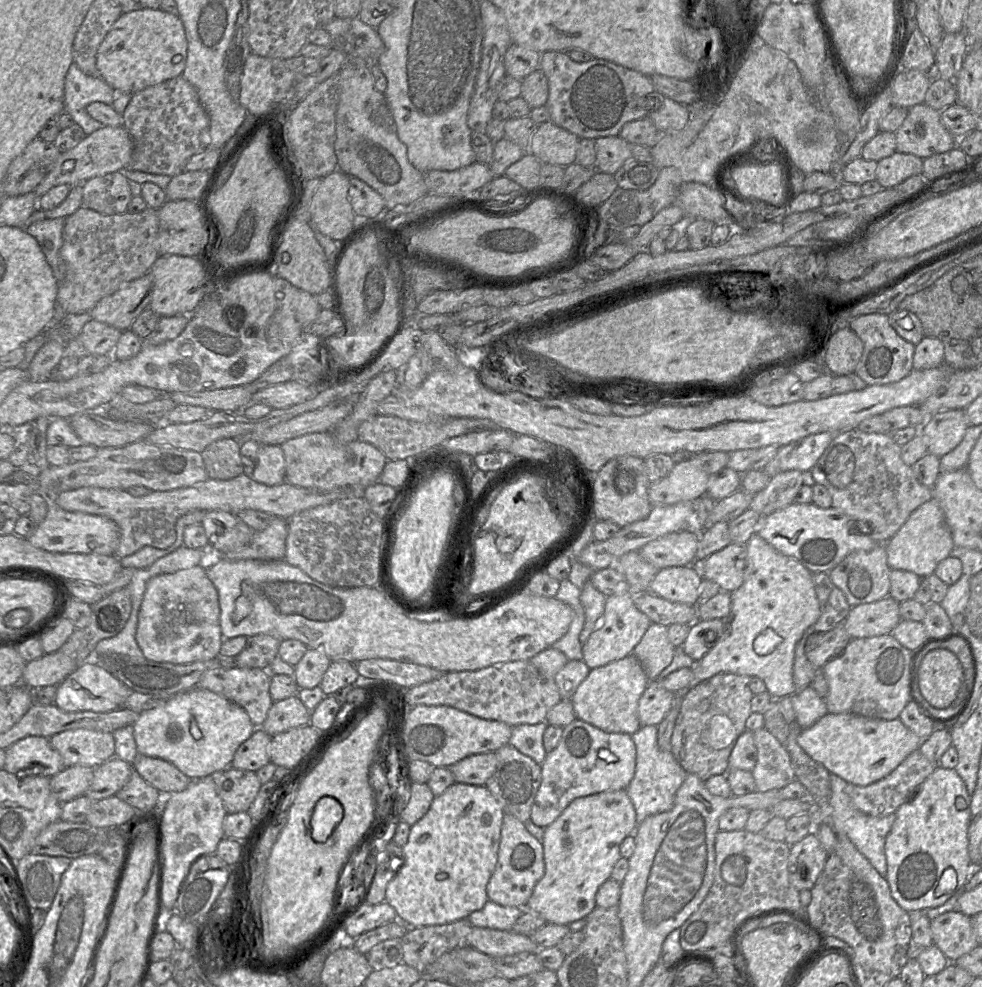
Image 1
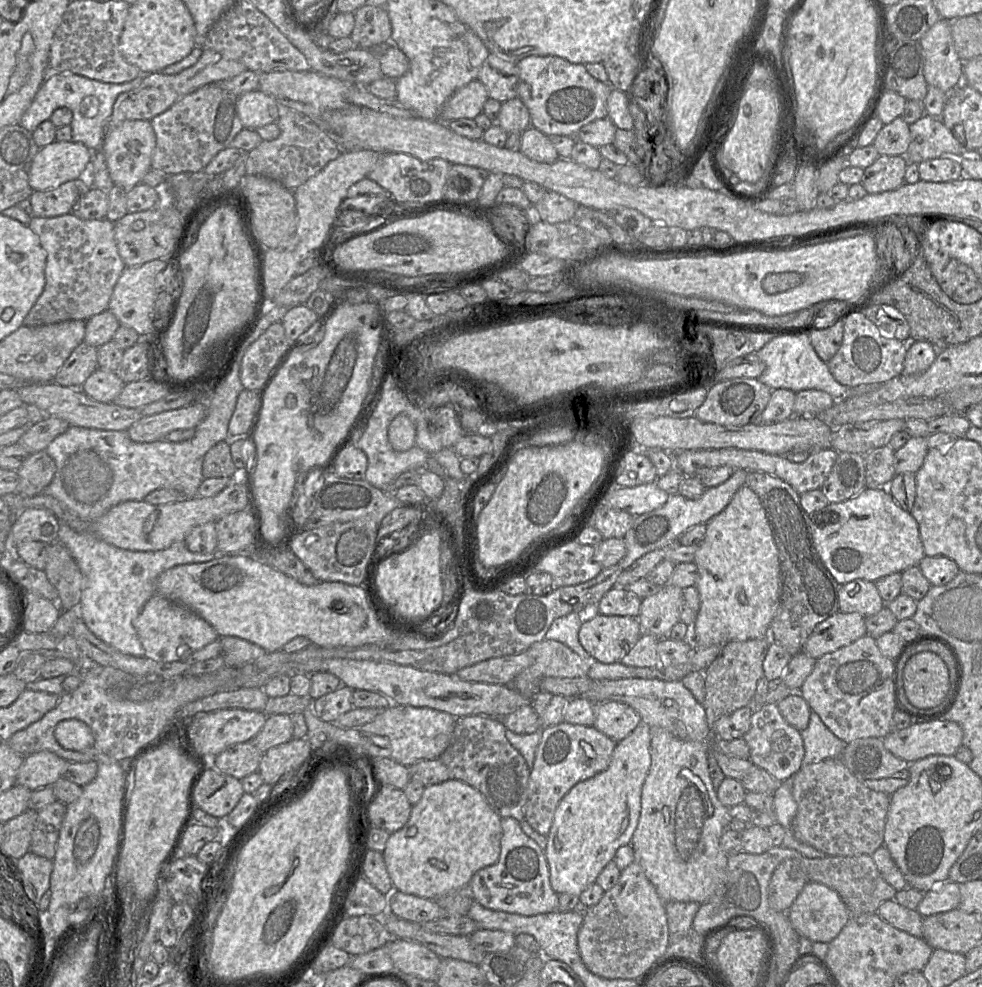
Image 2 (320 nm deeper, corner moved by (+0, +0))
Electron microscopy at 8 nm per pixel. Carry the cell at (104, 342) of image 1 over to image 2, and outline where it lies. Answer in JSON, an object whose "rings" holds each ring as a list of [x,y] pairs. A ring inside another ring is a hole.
{"rings":[[[83,341],[73,350],[52,382],[79,389],[98,368],[97,348]]]}

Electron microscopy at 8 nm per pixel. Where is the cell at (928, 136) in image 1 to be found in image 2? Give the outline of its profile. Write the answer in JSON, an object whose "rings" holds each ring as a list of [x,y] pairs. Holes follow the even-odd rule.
{"rings":[[[898,117],[883,126],[872,145],[880,155],[905,156],[910,144],[909,127],[910,125]]]}

